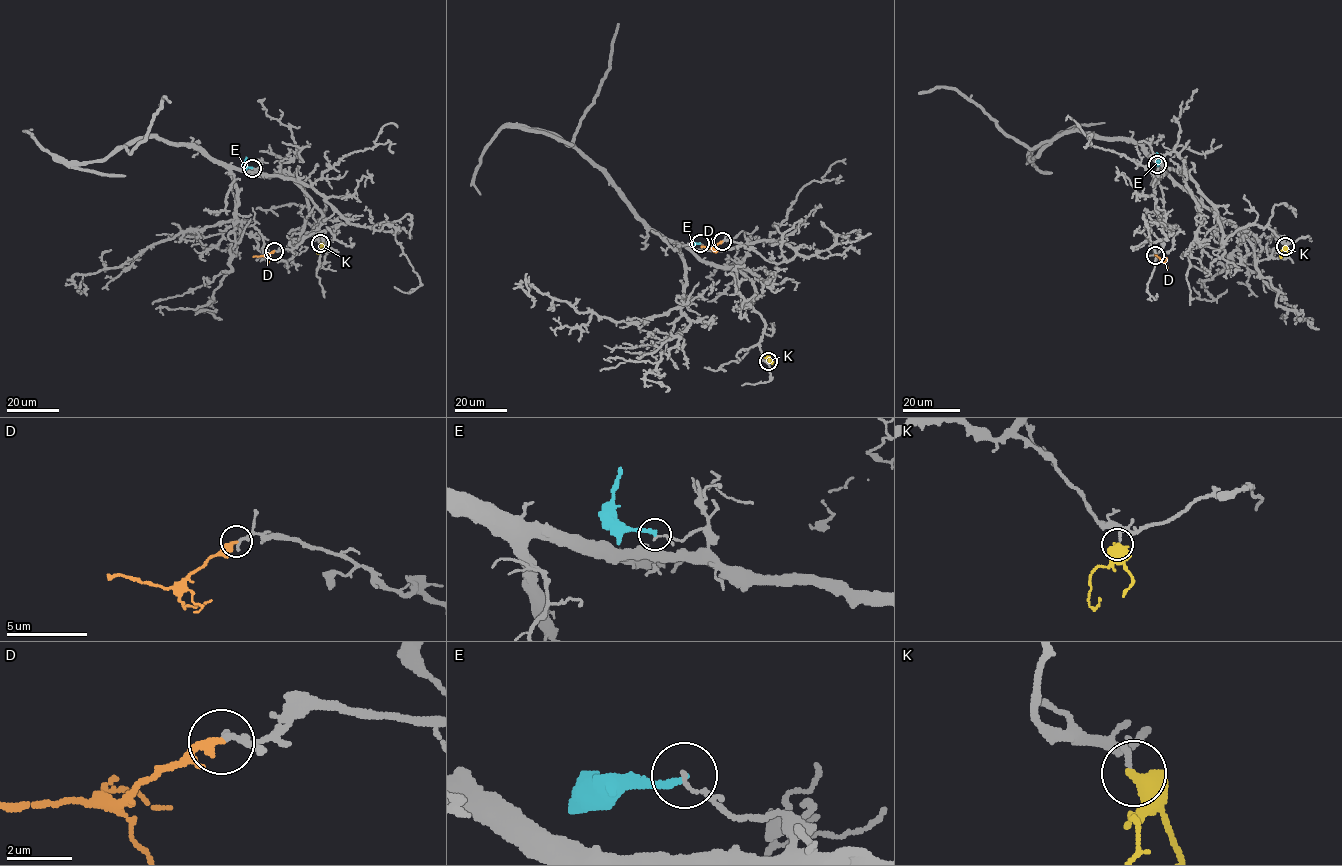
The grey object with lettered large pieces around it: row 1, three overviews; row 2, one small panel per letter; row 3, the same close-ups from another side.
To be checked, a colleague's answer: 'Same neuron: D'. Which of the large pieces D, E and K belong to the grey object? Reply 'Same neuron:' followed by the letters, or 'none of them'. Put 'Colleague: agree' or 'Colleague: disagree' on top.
Colleague: agree
Same neuron: D

